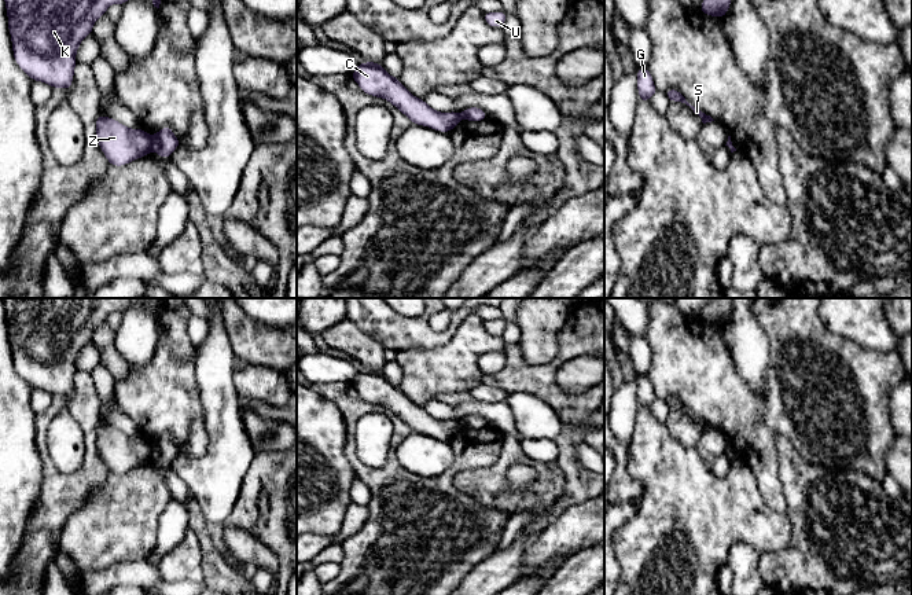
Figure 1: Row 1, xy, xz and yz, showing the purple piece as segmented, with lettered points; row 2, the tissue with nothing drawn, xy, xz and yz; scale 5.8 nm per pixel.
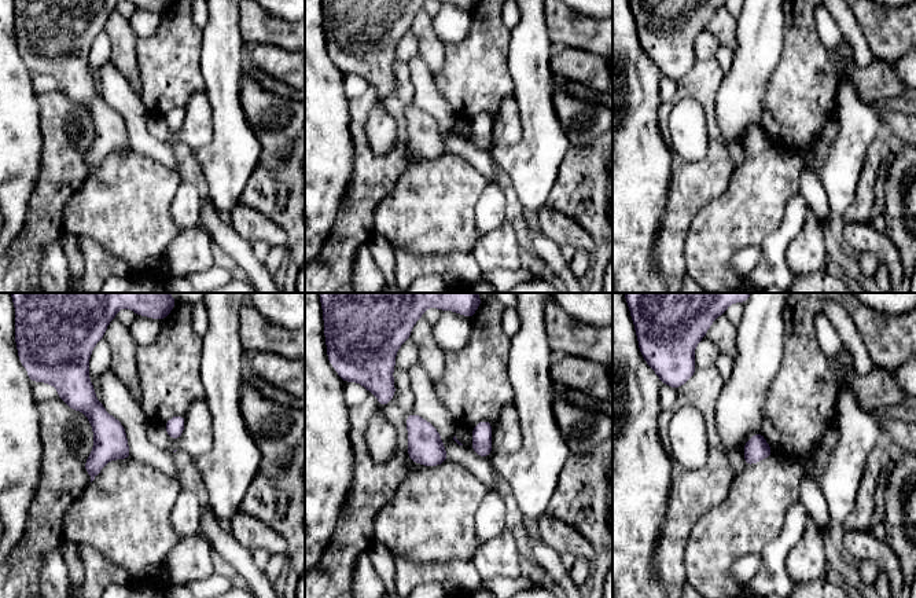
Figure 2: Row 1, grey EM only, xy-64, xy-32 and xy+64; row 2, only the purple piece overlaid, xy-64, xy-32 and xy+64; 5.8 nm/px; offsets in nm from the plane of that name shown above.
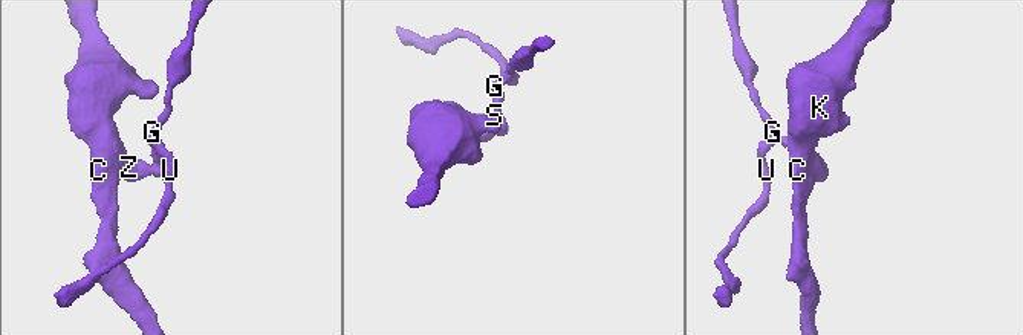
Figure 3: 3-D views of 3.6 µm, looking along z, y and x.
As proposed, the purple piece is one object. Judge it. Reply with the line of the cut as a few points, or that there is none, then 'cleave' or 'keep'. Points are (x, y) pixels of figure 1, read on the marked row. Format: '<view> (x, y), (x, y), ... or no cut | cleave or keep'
xy (153, 138), (154, 147) | cleave

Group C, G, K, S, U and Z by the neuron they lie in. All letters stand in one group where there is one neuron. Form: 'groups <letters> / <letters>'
groups C K Z / G S U

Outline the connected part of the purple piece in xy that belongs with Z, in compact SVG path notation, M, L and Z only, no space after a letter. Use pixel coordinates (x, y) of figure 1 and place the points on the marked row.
M96 117L96 139L113 166L124 166L154 151L154 137L141 128L130 129L111 117Z

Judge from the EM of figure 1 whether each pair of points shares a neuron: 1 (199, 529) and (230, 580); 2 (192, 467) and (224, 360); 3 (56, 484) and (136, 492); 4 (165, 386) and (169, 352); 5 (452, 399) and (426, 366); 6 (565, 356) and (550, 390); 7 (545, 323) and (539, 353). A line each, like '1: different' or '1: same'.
1: same
2: same
3: different
4: same
5: different
6: same
7: same

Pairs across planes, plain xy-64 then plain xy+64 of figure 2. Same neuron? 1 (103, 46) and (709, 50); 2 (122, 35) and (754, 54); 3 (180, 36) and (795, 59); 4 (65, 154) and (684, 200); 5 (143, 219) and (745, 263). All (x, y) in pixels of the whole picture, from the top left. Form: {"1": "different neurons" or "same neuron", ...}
{"1": "same neuron", "2": "different neurons", "3": "same neuron", "4": "same neuron", "5": "different neurons"}

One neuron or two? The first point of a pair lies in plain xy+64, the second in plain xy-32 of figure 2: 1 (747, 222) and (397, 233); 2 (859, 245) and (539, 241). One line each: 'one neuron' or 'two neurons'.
1: one neuron
2: two neurons

